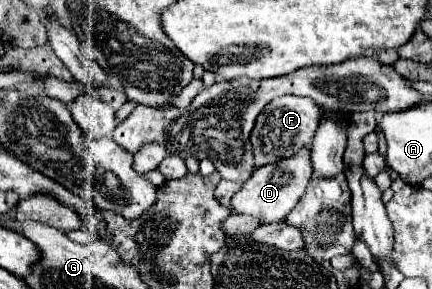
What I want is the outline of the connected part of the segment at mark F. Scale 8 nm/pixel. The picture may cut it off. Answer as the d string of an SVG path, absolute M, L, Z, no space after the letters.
M285 95L285 97L273 99L259 113L255 127L251 131L255 167L263 167L267 163L277 163L281 159L297 155L299 149L309 149L313 143L313 135L315 135L315 131L321 125L325 115L327 115L327 111L321 109L313 99L307 99L307 97Z

